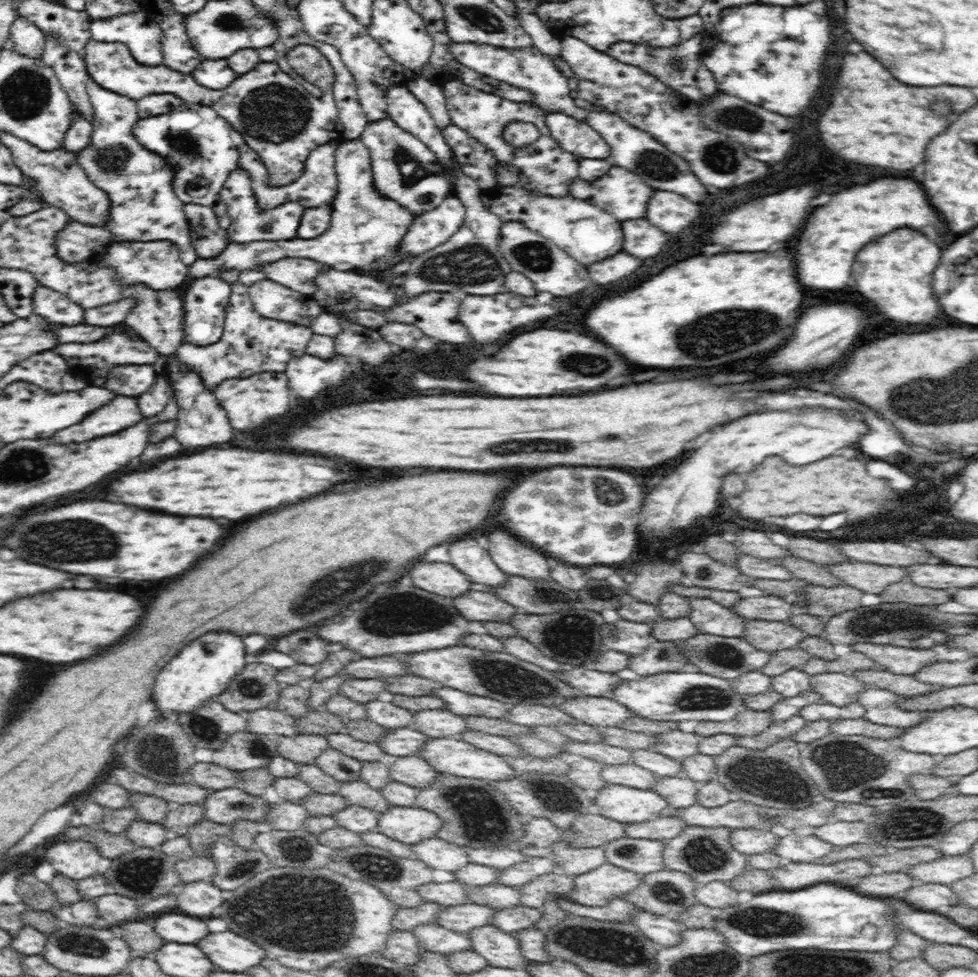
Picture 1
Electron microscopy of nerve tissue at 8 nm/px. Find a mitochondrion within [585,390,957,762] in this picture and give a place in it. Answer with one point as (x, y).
(873, 622)

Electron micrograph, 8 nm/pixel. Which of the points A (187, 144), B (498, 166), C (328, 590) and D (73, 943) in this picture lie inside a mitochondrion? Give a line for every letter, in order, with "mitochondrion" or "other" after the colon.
A: mitochondrion
B: other
C: mitochondrion
D: mitochondrion

